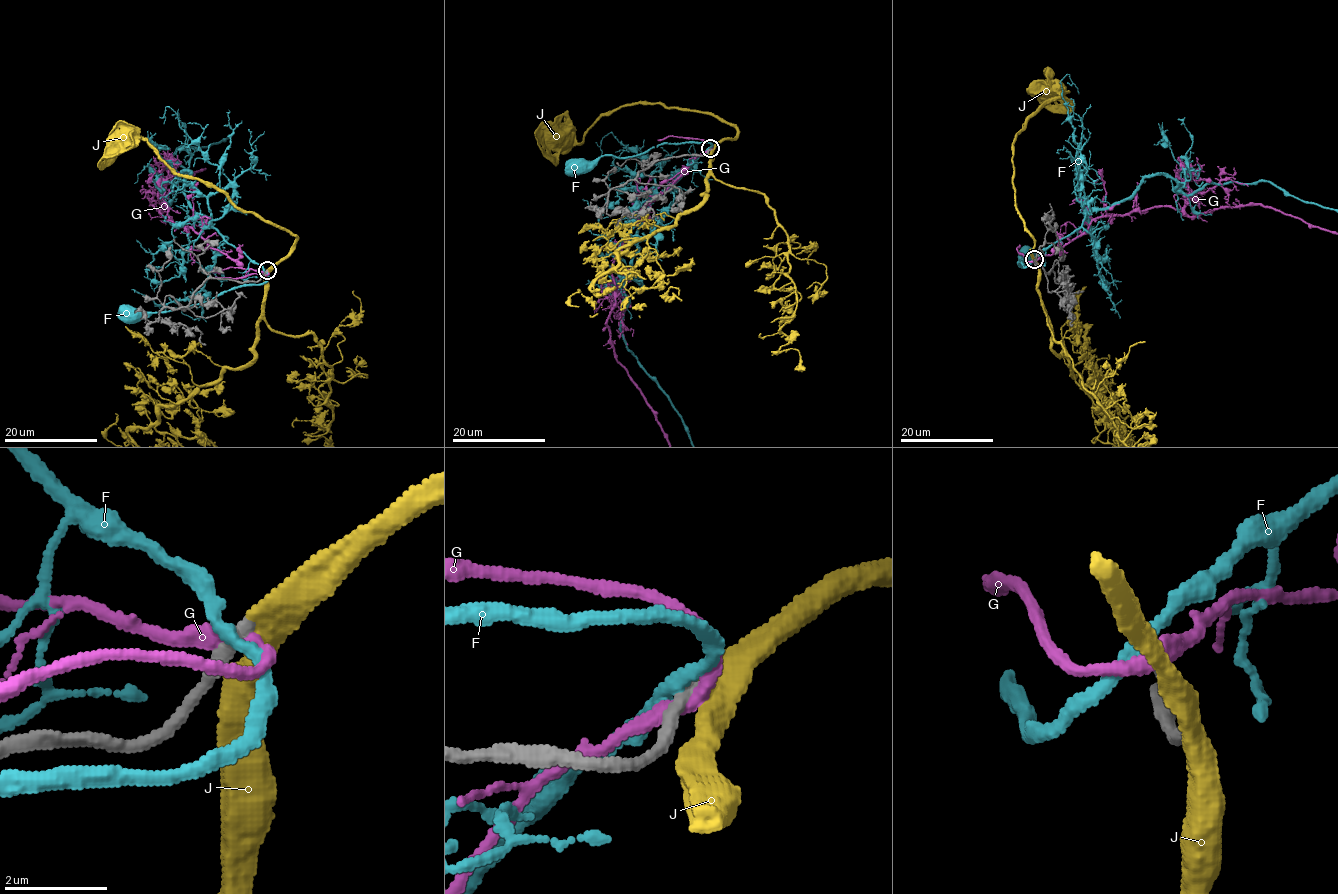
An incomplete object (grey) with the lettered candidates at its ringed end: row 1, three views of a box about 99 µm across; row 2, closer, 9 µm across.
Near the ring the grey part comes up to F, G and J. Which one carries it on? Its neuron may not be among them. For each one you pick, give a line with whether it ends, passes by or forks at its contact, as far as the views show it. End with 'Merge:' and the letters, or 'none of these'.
J: It passes by
Merge: J

